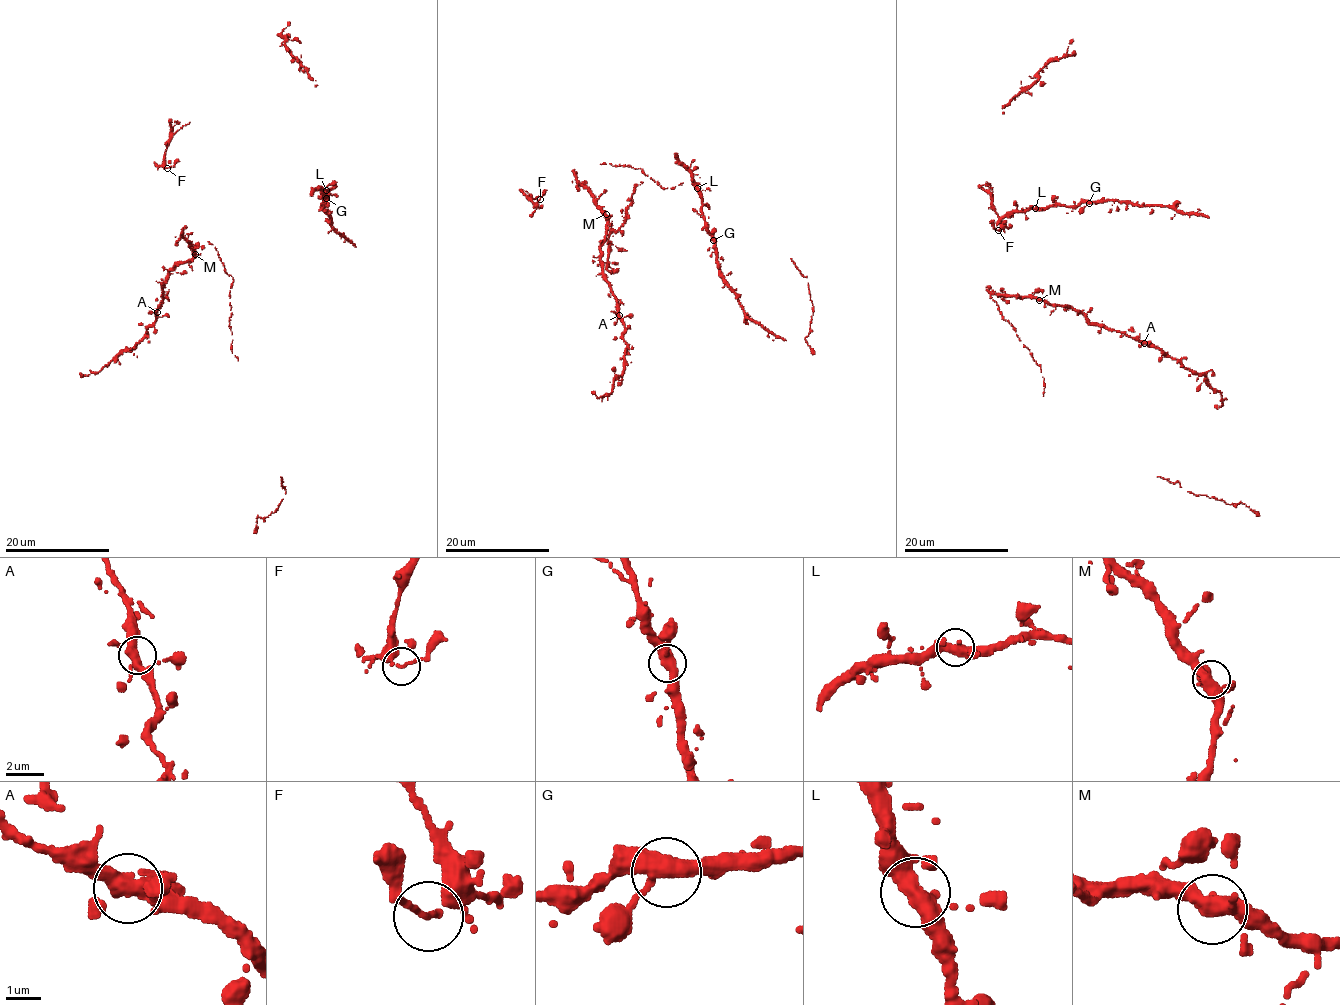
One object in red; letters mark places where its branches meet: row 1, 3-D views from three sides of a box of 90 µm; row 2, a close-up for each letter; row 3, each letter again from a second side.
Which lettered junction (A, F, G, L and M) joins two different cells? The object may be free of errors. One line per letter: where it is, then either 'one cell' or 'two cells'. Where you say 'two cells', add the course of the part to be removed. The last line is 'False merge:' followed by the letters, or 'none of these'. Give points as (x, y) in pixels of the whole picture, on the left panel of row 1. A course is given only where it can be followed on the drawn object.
A: (157, 312) | one cell
F: (167, 168) | one cell
G: (326, 198) | one cell
L: (326, 190) | one cell
M: (195, 254) | one cell
False merge: none of these

